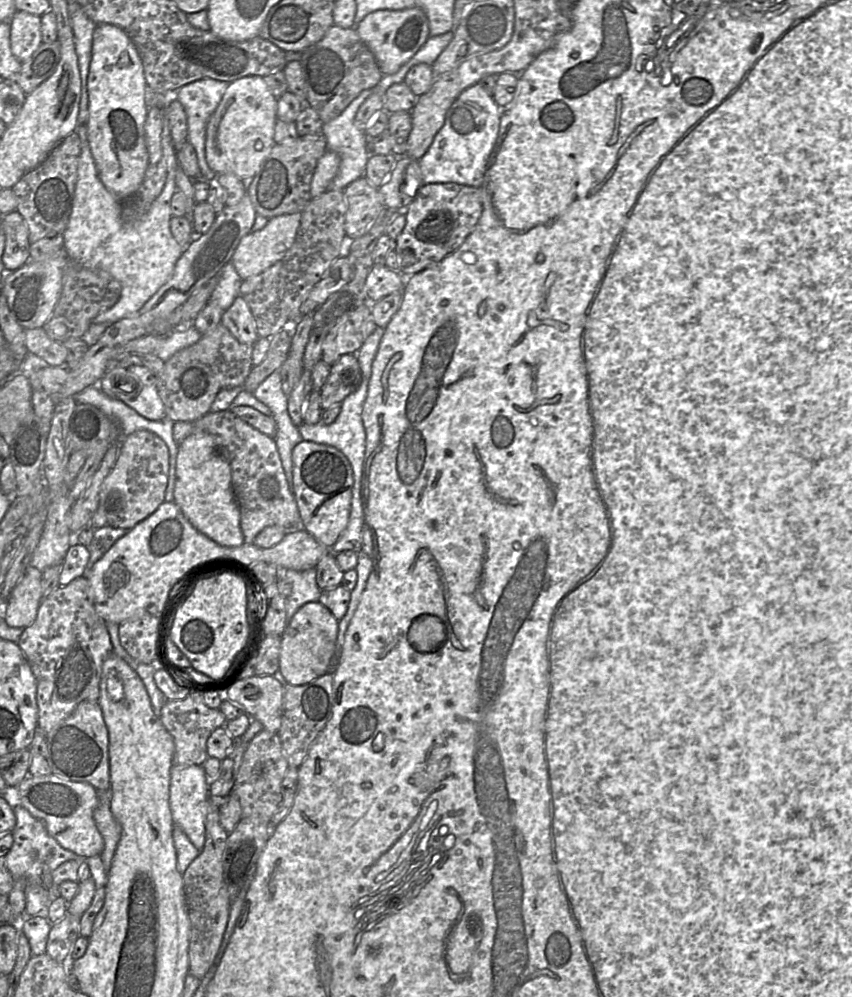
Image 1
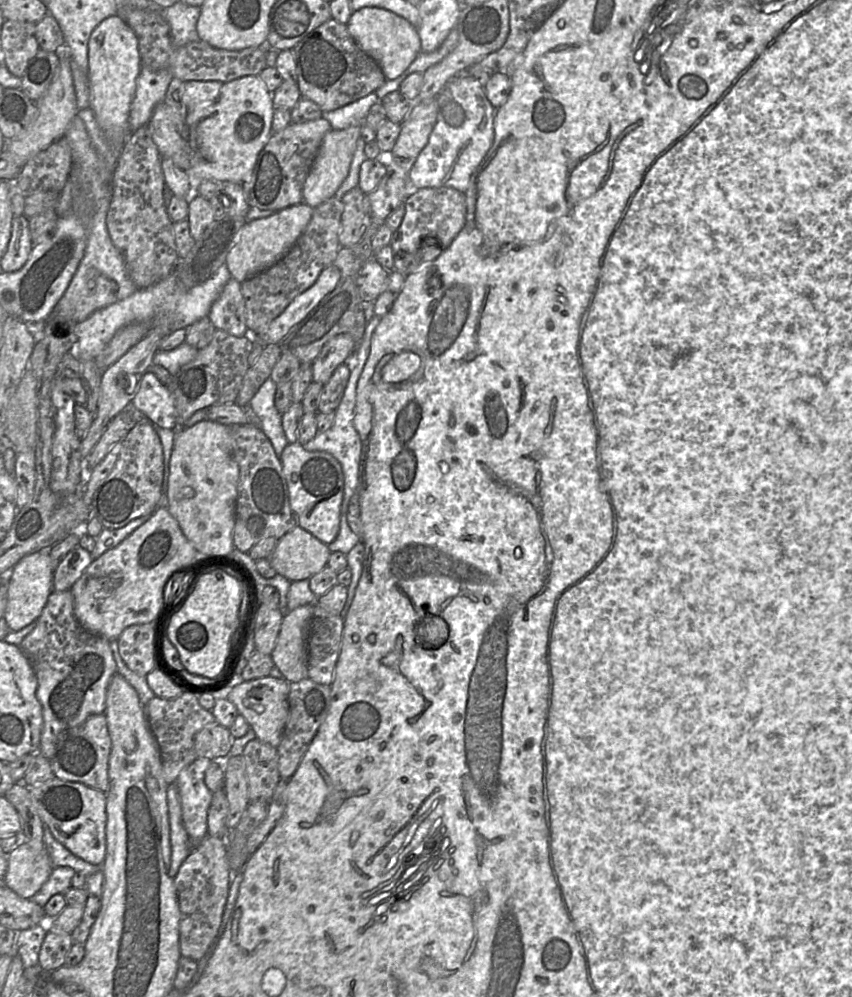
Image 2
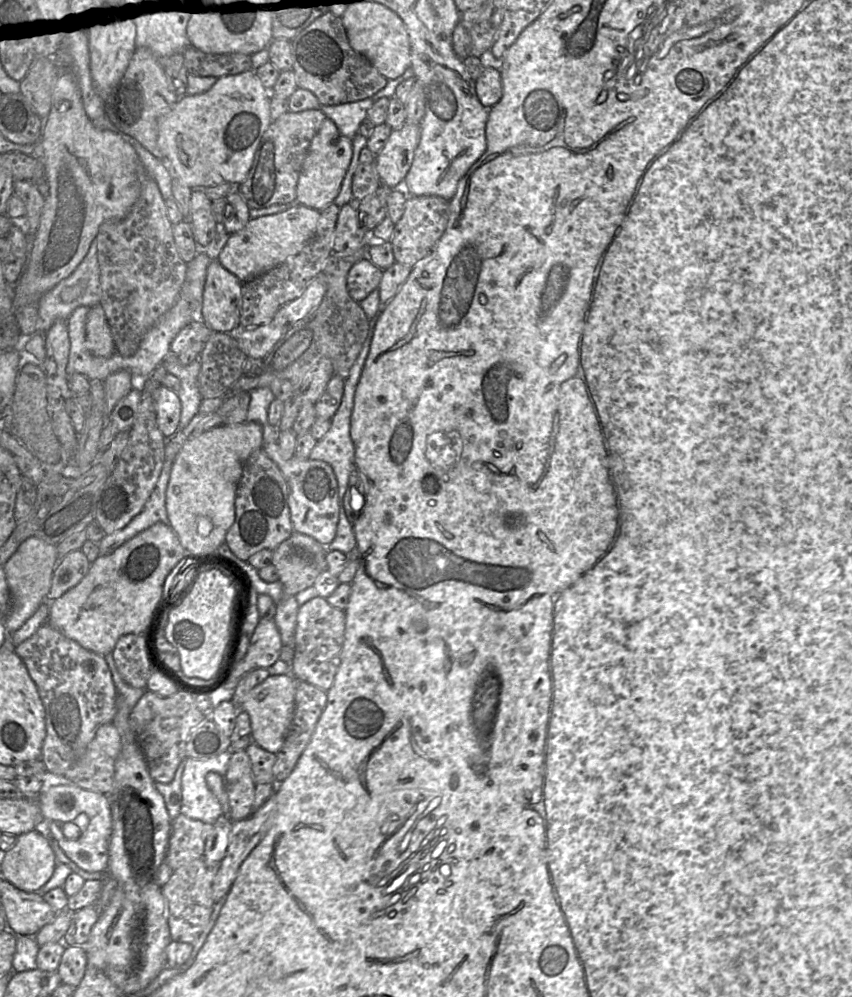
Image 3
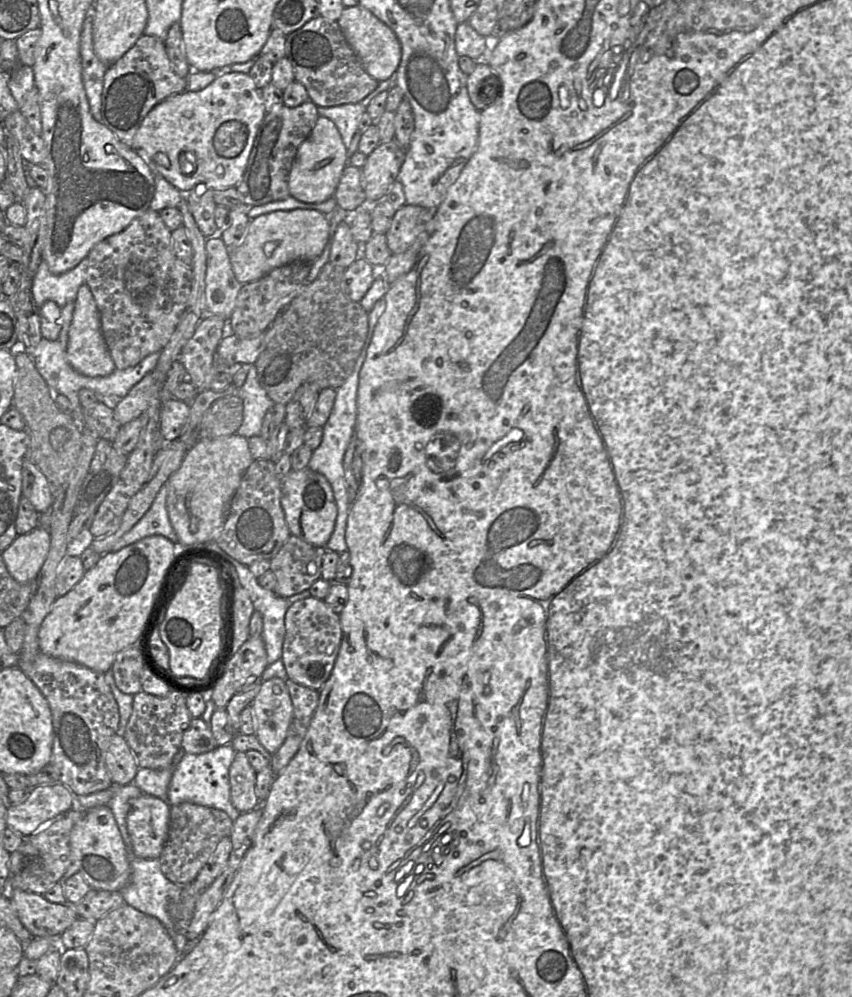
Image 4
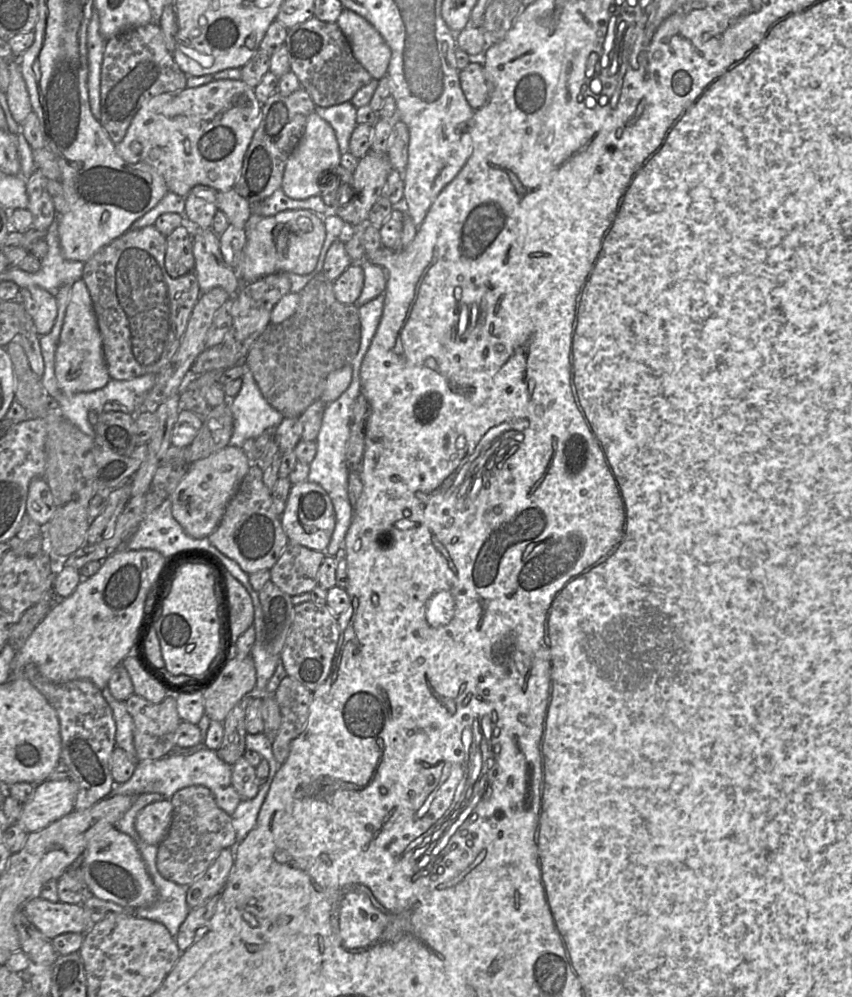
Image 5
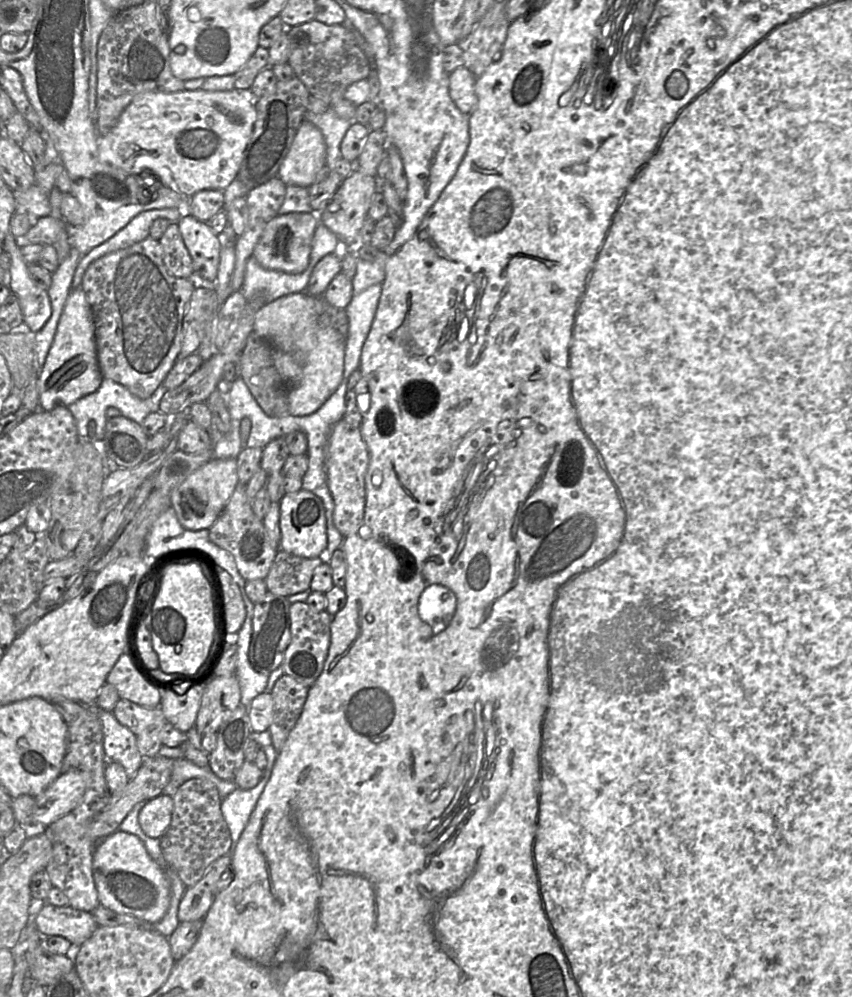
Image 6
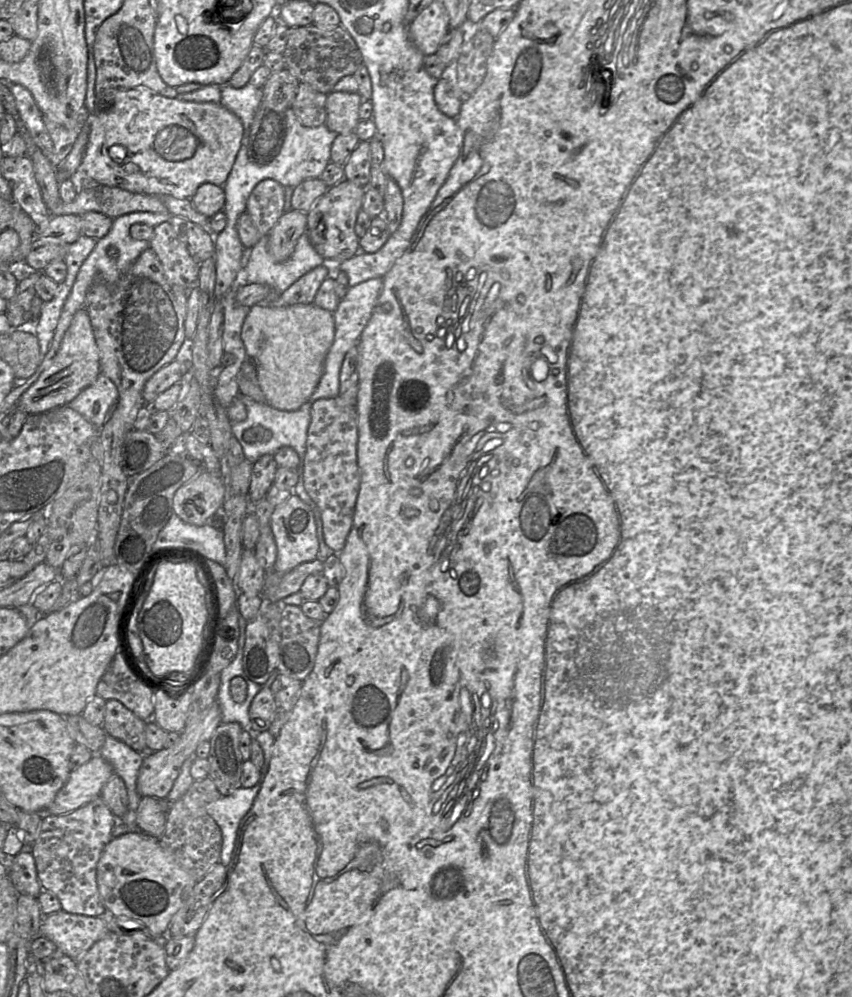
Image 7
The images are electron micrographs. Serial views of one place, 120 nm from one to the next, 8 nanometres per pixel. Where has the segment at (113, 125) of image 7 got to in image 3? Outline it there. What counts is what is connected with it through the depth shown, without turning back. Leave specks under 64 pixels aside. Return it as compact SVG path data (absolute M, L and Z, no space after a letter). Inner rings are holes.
M255 70L223 76L208 91L179 98L175 106L159 119L158 145L162 161L169 168L172 179L191 189L220 184L240 185L249 173L258 144L271 122L270 90L262 85Z

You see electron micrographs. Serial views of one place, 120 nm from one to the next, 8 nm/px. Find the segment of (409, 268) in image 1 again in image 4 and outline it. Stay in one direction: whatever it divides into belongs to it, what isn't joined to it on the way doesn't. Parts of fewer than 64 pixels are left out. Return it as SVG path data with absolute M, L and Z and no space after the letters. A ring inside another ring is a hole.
M405 204L399 208L385 236L392 254L417 251L427 242L434 231L436 209Z

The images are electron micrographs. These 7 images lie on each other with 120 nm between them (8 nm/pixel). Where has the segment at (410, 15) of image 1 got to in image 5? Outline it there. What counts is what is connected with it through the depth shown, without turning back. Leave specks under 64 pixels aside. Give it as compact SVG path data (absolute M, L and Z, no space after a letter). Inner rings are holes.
M343 9L336 23L348 40L357 61L373 79L387 75L391 50L380 33L362 16Z

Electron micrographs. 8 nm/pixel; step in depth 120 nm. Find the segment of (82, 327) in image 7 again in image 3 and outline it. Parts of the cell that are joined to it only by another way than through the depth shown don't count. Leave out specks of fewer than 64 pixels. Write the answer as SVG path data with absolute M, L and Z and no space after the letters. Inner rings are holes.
M100 304L90 307L87 314L86 347L99 357L110 357L115 352L112 333Z

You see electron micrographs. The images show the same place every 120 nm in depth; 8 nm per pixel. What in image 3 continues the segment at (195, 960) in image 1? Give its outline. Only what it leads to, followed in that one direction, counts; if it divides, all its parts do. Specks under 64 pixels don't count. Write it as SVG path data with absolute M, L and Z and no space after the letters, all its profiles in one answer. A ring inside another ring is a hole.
M203 858L194 860L175 870L162 886L168 904L168 924L173 941L193 944L208 924L214 906L212 884L218 867L209 867Z

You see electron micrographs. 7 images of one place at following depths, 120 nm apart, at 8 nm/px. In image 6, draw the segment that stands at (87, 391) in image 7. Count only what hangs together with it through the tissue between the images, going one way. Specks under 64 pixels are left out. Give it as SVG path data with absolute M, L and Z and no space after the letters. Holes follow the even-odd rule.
M103 378L99 388L68 406L68 409L75 418L77 431L80 438L85 438L96 442L98 445L105 434L105 426L107 421L106 409L108 407L115 407L119 409L121 415L134 420L136 422L144 420L144 418L153 411L157 411L157 397L156 392L147 399L141 399L136 395L132 394L125 386L115 382L109 378ZM90 420L94 420L96 423L96 428L92 434L89 433L88 423Z

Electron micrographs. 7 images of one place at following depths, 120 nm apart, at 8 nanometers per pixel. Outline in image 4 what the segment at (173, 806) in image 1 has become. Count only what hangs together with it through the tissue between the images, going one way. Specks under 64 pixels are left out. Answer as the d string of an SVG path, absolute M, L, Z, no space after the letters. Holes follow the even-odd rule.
M231 744L218 746L202 754L186 753L175 768L168 788L169 805L191 802L197 805L216 808L224 811L232 821L241 814L231 802L229 768L236 751Z

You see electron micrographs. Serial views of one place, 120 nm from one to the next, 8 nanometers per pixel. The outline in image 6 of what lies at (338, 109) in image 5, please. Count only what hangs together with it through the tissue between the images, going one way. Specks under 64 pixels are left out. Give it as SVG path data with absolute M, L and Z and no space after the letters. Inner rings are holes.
M331 108L321 114L307 111L304 115L304 120L310 121L322 132L326 143L325 167L332 170L336 161L342 157L341 142L347 130L356 121L339 117Z

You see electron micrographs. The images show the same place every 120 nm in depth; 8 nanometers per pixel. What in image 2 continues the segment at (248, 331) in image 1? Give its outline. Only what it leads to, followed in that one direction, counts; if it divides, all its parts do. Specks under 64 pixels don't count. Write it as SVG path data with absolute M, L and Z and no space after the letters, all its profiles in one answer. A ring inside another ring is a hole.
M233 277L226 283L207 315L214 327L233 336L243 337L248 328L241 283Z

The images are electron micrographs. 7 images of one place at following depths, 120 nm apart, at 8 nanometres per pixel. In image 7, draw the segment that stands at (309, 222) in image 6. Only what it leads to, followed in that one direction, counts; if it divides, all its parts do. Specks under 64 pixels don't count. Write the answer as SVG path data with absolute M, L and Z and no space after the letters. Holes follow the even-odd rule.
M285 211L268 233L269 249L275 260L282 262L293 253L297 240L306 233L307 213Z

